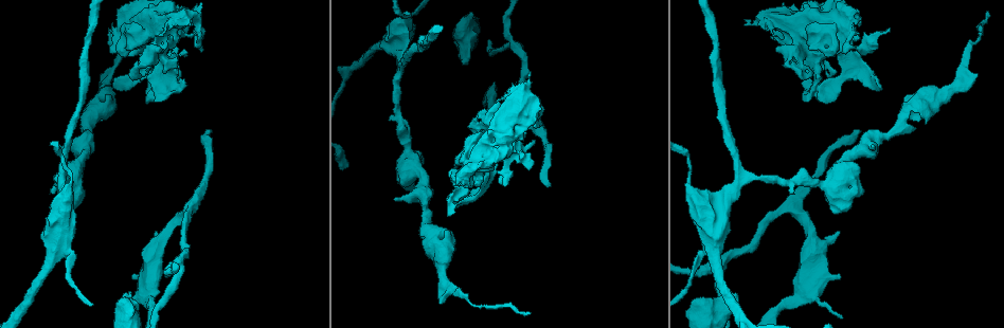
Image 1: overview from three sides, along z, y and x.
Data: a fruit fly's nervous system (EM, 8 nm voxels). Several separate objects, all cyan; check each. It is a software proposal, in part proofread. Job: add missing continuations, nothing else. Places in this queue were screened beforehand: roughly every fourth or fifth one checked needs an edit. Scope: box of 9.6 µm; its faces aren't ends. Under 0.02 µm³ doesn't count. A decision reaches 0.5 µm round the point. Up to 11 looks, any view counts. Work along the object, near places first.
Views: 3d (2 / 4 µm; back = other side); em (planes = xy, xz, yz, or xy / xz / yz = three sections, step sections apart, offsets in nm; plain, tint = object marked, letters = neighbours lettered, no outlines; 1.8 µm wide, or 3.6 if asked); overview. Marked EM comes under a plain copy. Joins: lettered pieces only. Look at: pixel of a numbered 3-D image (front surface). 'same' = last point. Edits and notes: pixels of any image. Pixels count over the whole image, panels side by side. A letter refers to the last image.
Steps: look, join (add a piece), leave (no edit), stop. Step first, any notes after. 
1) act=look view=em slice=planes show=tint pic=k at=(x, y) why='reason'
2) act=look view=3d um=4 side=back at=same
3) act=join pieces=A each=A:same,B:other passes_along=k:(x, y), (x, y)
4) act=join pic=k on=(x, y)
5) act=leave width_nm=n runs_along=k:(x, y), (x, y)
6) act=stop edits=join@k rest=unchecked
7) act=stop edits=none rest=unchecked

act=look view=3d um=2 pic=1 at=(463, 61) why='free end'

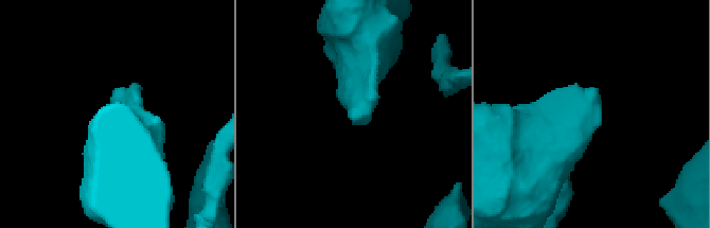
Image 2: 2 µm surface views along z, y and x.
act=look view=em slice=xy step=4 show=letters pic=2 at=(115, 91) why='now the EM'

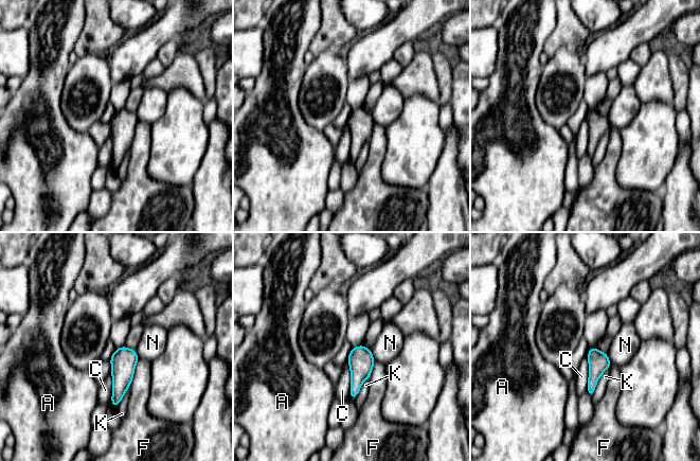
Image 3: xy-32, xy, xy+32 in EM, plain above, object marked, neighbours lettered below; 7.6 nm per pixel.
act=look view=em slice=planes show=letters at=same

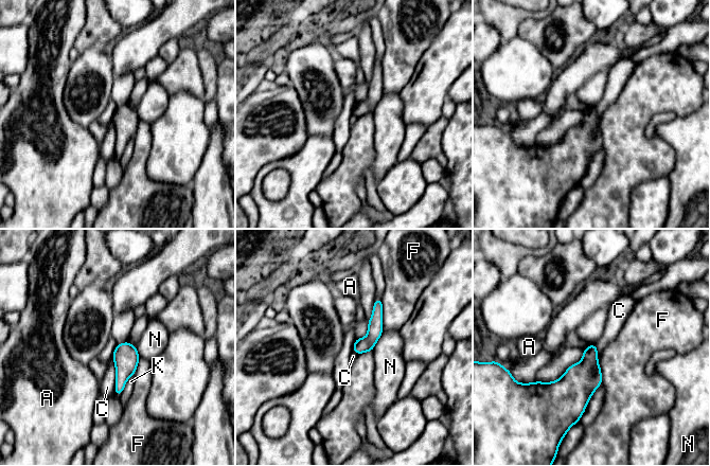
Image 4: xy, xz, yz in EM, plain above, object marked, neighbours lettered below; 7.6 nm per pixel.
act=leave each=A:other,C:other,F:other,K:other,N:other border=4:(111, 357), (114, 363), (114, 392) found='no lettered piece goes on from it'

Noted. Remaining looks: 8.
act=look view=em slice=xy step=8 show=letters pic=1 at=(874, 145) why='branch stops here'

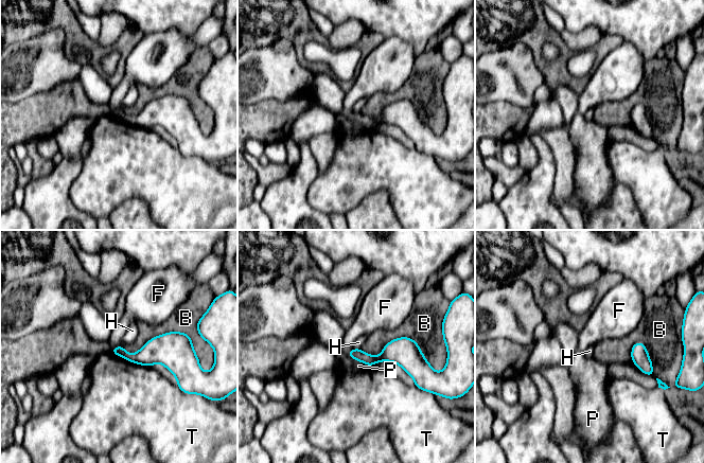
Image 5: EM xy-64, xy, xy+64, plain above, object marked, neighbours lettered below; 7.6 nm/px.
act=look view=em slice=planes show=letters at=same why='another direction'

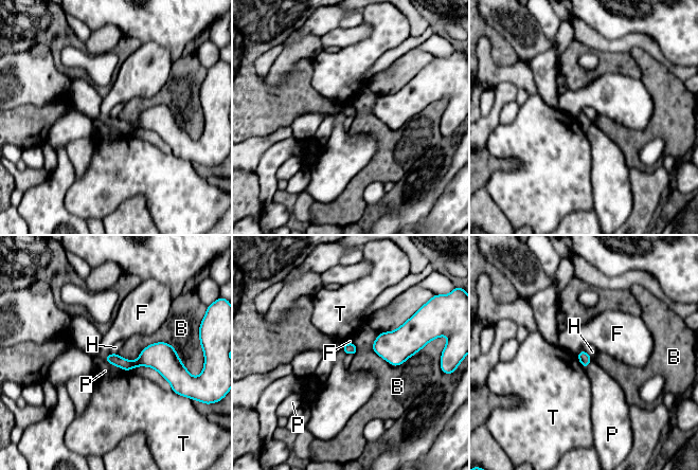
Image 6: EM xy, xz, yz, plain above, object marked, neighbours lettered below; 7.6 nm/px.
act=leave each=B:other,F:other,H:other,P:other,T:other border=6:(583, 348), (592, 359) found='no lettered piece goes on from it'

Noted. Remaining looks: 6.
act=look view=em slice=xy step=16 show=tint pic=1 at=(488, 175) why='sudden change in width'

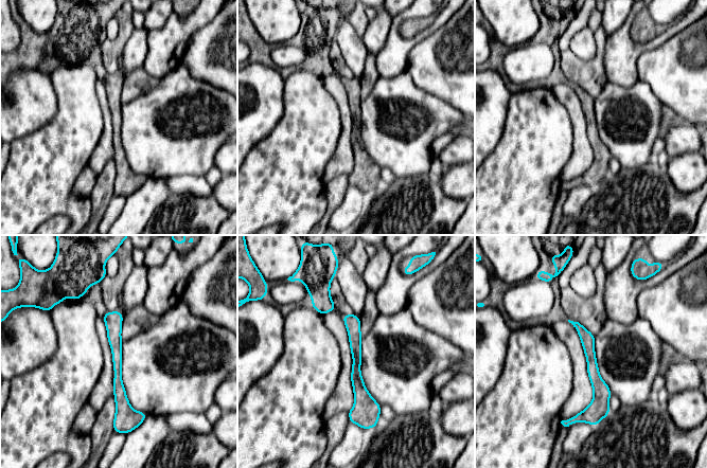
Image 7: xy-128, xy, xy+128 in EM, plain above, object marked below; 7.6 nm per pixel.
act=look view=em slice=planes show=letters at=same why='another direction'

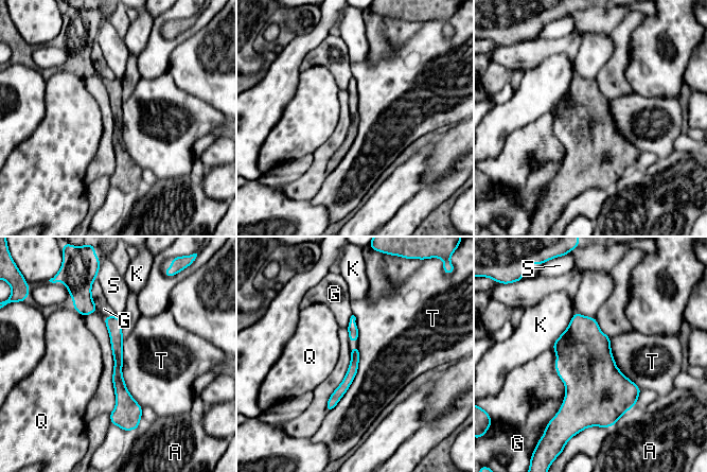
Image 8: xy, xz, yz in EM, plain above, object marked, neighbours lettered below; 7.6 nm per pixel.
act=leave each=A:other,G:other,K:other,Q:other,S:other,T:other found='none of them fits'

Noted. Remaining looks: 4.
act=look view=em slice=xy step=4 show=letters pic=1 at=(190, 22) why='branch stops here'

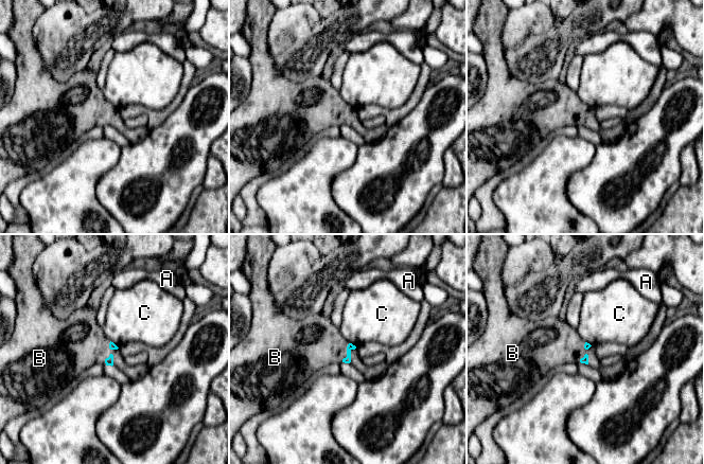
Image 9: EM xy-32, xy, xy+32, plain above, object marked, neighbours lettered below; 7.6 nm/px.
act=look view=em slice=planes show=letters at=same why='cut it another way'

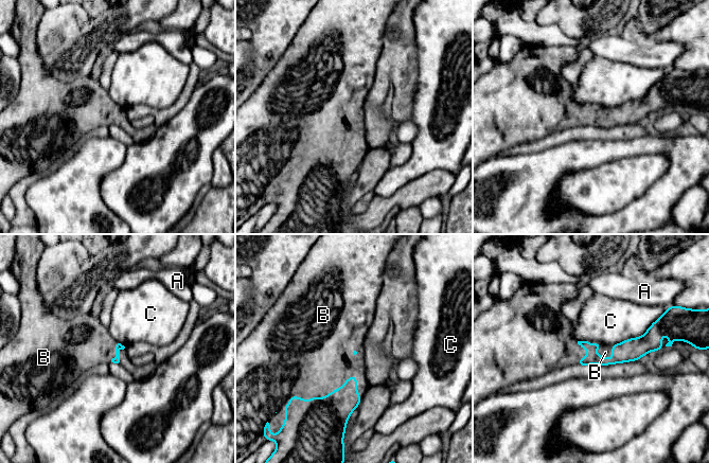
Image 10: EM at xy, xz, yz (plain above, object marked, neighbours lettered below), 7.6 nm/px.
act=join pieces=B each=A:other,B:same,C:other found='the cell continues'

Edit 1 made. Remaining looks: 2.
act=look view=overview

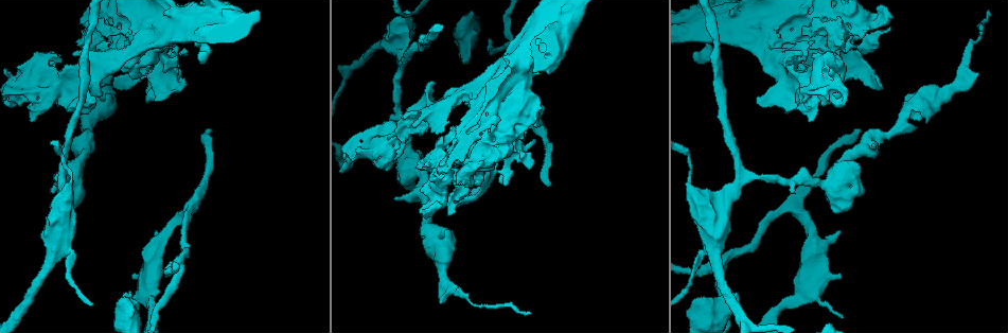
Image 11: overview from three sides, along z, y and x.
act=look view=em um=3.6 slice=planes show=letters pic=11 at=(212, 130) why='an open end'

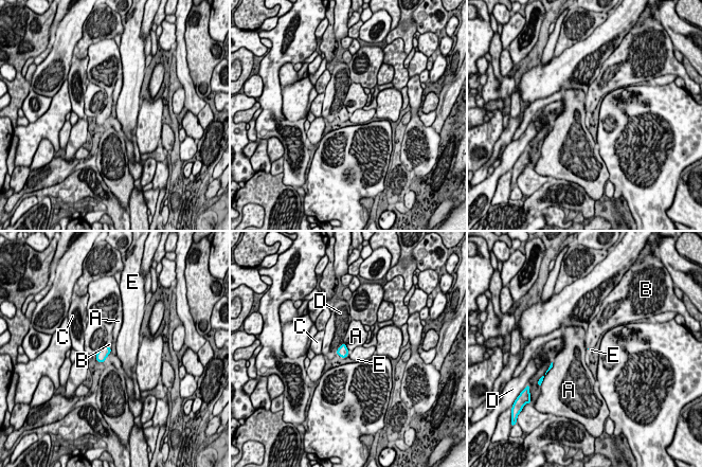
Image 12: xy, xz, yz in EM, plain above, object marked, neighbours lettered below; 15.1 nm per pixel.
act=join pieces=B longest_contact=D:200nm each=A:other,B:same,C:other,D:other,E:other passes_along=12:(105, 351), (107, 346), (108, 342) found='the cell continues'

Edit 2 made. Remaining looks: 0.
act=stop edits=join@10,join@12 rest=unchecked

